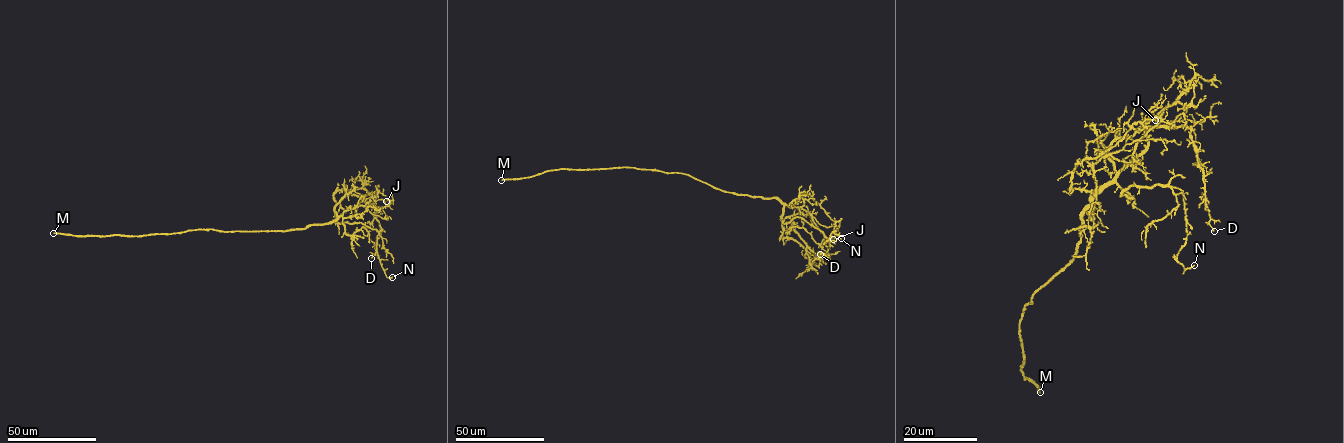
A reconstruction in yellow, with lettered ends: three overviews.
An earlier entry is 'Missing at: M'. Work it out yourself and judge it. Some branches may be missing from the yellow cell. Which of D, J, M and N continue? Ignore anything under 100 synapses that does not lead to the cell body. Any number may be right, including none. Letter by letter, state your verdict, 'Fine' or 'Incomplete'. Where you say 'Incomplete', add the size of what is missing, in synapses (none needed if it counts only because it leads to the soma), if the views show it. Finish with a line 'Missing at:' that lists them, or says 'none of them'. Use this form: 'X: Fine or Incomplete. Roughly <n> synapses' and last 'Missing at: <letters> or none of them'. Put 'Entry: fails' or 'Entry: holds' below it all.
D: Fine
J: Fine
M: Incomplete. Roughly 300 synapses
N: Fine
Missing at: M
Entry: holds

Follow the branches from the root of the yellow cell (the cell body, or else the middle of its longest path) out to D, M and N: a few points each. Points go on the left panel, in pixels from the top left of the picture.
D: (268, 231), (330, 223), (337, 218), (334, 206), (354, 194), (373, 207), (380, 225), (371, 258)
M: (268, 231), (195, 229), (133, 236), (53, 233)
N: (268, 231), (330, 223), (335, 212), (338, 222), (360, 222), (377, 231), (378, 258), (392, 277)

